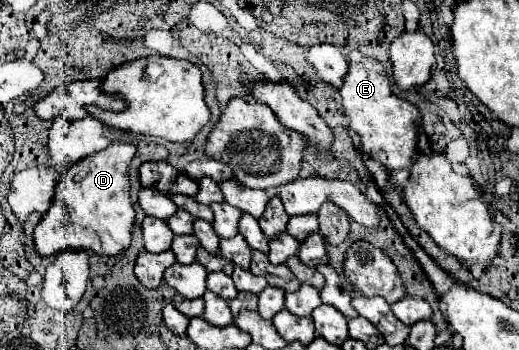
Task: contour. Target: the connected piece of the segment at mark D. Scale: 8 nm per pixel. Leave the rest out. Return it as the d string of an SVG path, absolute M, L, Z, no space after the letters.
M112 142L102 152L88 156L70 166L56 188L54 202L34 228L34 246L40 256L54 256L60 250L92 250L104 254L96 232L108 232L118 252L126 250L132 236L134 208L130 204L130 180L128 164L136 154L136 146L126 142Z

